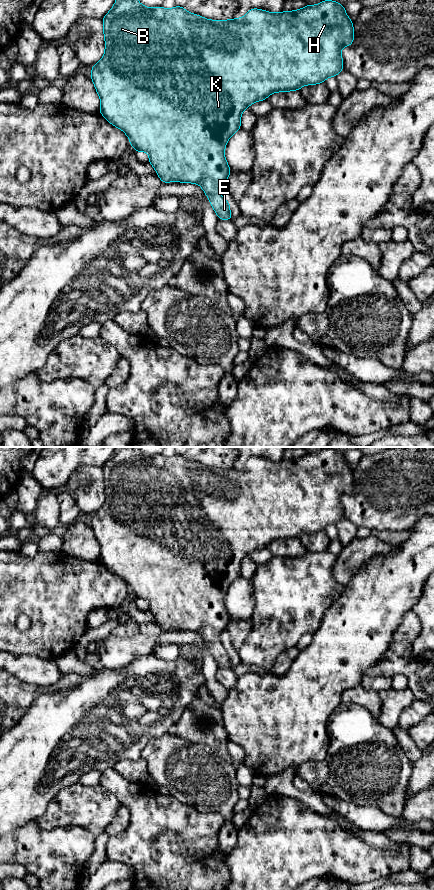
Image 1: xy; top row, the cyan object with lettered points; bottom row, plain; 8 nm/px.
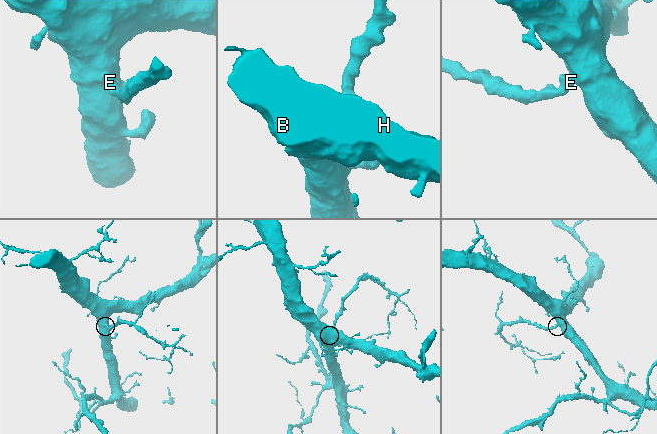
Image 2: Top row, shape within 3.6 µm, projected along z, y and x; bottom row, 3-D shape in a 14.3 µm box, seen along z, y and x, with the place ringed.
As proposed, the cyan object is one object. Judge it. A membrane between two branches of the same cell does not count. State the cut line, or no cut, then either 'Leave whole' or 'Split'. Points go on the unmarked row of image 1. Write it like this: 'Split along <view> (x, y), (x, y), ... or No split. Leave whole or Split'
No split. Leave whole

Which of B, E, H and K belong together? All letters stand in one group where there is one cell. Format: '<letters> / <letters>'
B E H K

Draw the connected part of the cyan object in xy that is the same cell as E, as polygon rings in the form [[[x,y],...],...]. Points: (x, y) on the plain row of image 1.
[[[117,447],[113,456],[102,469],[105,501],[102,507],[92,514],[91,518],[91,528],[101,548],[99,560],[110,572],[124,579],[131,594],[138,601],[145,599],[149,602],[149,611],[154,615],[163,631],[178,629],[200,633],[220,668],[233,668],[230,652],[221,644],[220,634],[230,624],[230,615],[225,607],[224,598],[229,586],[242,577],[240,573],[242,560],[254,550],[266,548],[272,541],[300,539],[303,533],[320,532],[328,525],[336,525],[344,517],[342,495],[353,492],[355,481],[353,469],[347,464],[344,453],[332,448],[322,449],[318,453],[306,453],[302,457],[289,460],[271,461],[253,456],[242,466],[208,468],[197,462],[187,460],[182,454],[175,454],[172,457],[165,457],[162,454],[147,456],[140,452],[137,447]]]

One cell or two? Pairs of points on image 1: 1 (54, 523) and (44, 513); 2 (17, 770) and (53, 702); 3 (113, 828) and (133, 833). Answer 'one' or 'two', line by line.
1: one
2: one
3: two

